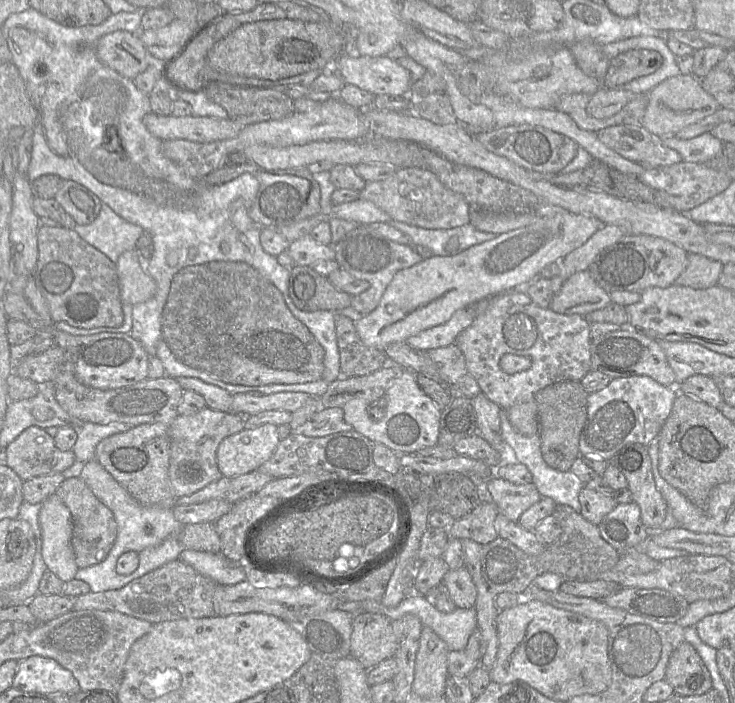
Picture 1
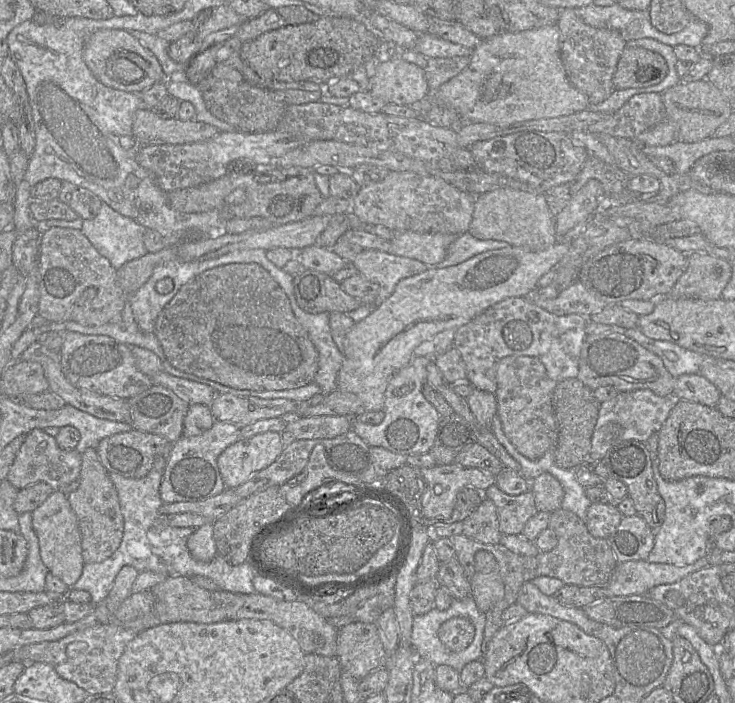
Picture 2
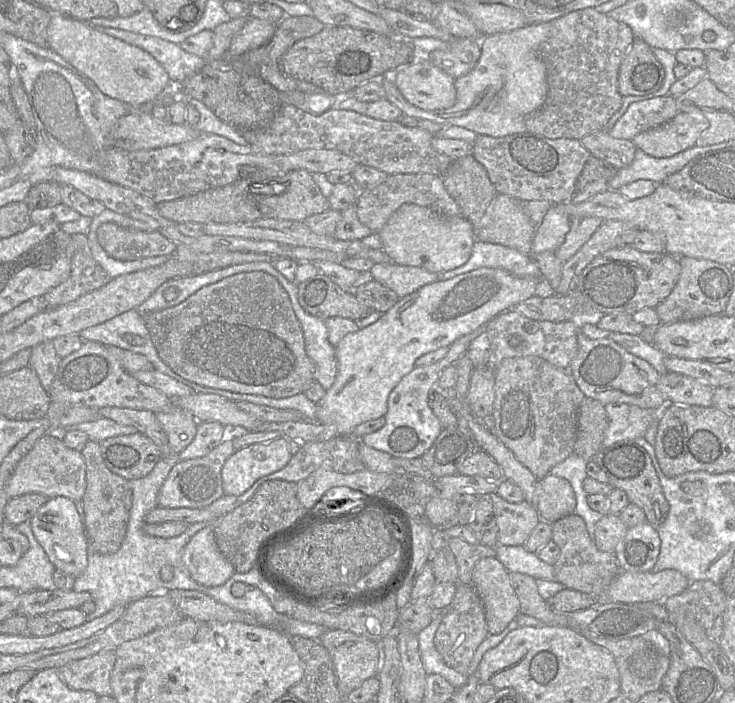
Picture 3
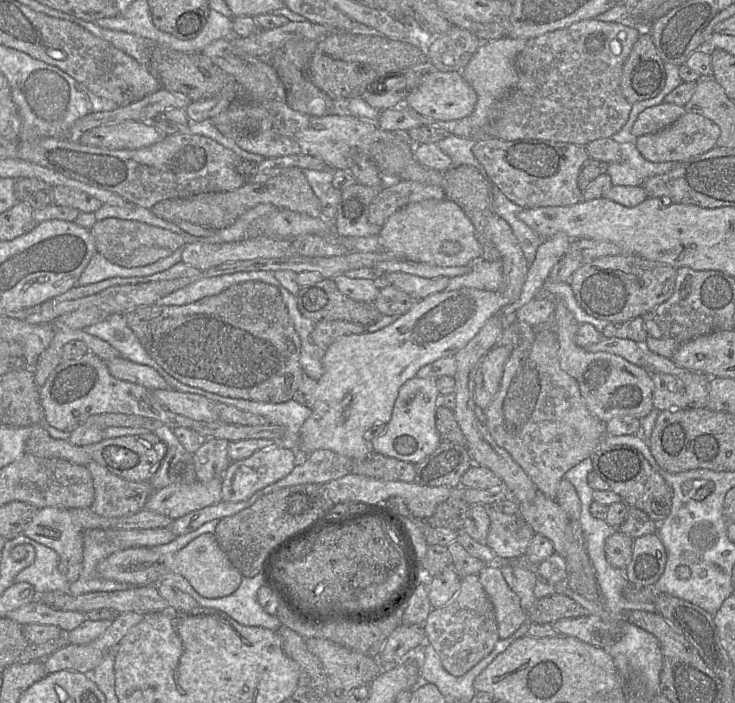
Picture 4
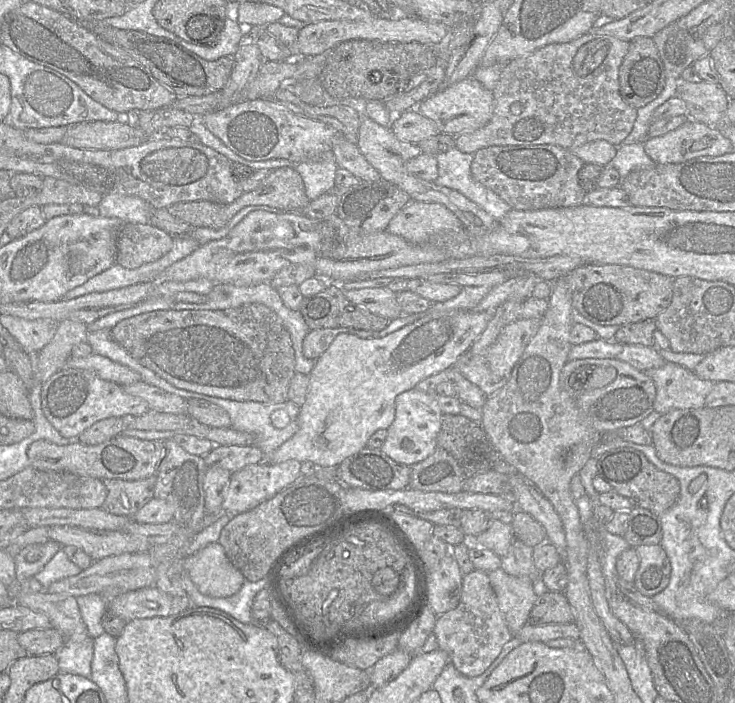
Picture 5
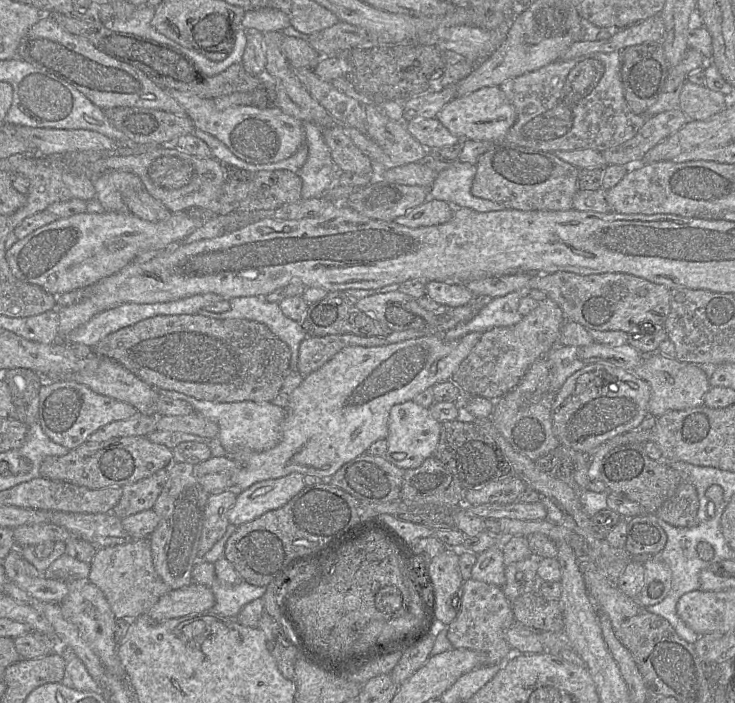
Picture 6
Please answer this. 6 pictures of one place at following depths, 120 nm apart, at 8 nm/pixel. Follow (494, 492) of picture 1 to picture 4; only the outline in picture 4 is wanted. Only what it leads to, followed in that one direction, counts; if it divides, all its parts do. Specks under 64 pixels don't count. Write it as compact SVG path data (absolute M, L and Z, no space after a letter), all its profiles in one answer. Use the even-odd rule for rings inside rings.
M495 506L488 507L490 525L485 544L502 561L524 560L535 535L519 514L504 514Z

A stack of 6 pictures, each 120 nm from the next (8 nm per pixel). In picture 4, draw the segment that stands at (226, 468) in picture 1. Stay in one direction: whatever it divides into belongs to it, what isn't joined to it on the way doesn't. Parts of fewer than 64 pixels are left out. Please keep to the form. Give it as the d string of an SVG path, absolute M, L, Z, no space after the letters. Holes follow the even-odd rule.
M274 445L254 452L248 458L231 462L222 477L221 499L226 502L240 502L255 492L287 476L295 467L294 449Z

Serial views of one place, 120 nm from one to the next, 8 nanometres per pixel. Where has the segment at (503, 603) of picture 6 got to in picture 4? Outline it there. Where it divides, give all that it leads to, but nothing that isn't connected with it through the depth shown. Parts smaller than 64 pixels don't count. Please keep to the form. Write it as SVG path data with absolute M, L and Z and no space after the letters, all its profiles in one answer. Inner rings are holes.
M478 575L461 578L456 597L446 606L432 609L424 624L426 641L438 654L442 665L455 677L465 675L487 657L500 640L494 606Z

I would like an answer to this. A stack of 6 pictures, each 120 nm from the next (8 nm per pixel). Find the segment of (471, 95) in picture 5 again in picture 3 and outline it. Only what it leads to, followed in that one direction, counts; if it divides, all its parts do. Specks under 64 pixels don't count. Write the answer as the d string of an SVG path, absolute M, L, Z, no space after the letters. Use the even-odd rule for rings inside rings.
M425 56L399 67L391 78L406 101L423 110L445 110L456 101L455 79L432 65Z

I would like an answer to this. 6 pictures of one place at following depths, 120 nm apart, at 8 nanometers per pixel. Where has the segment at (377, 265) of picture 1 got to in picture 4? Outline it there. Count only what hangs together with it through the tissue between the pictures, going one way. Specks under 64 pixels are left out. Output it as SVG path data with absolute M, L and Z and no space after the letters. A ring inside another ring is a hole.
M389 272L384 275L391 285L419 300L444 291L450 280L444 276L423 278L403 272Z

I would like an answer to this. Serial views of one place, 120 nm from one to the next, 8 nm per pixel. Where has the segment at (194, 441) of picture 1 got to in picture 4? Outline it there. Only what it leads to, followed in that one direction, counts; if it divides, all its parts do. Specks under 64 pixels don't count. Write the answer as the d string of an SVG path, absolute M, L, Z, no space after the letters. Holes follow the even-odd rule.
M222 478L192 484L173 484L155 490L146 501L144 509L163 514L176 520L190 512L222 501Z

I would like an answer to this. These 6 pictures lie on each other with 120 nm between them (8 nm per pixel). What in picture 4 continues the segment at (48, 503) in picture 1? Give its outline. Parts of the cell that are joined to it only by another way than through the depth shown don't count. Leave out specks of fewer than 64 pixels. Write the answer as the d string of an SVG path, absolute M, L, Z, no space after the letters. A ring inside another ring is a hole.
M39 509L23 533L53 549L61 561L82 563L84 530L72 520L68 509Z

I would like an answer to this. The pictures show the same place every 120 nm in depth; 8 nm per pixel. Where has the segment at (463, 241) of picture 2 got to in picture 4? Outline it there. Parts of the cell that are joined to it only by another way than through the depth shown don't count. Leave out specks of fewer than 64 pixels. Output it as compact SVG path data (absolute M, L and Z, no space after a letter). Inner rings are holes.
M479 259L470 263L472 269L469 273L450 278L444 292L459 290L461 288L476 288L486 291L500 291L503 283L502 261L486 261Z

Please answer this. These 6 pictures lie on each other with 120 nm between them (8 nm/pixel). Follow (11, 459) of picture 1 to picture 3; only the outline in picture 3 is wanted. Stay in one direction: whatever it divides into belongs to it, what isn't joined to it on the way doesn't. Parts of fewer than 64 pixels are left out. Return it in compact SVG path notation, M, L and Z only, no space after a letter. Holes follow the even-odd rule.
M49 433L39 438L17 464L6 485L9 499L28 493L40 493L48 498L67 497L81 501L86 489L86 465L80 451L69 449Z

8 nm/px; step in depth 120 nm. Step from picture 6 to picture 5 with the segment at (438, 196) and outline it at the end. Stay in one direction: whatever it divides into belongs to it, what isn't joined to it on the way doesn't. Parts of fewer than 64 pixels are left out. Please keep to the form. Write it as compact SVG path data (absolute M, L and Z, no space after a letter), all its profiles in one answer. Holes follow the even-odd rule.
M456 146L435 156L438 162L437 185L458 191L484 209L496 221L512 207L491 189L474 180L471 164L474 154L463 153Z

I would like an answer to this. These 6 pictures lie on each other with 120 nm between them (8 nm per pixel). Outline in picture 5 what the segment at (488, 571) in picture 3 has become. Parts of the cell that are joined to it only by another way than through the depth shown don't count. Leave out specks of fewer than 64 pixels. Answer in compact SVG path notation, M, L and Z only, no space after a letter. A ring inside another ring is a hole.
M501 568L488 573L498 607L513 637L528 623L529 614L537 598L533 591L533 578L515 577Z

